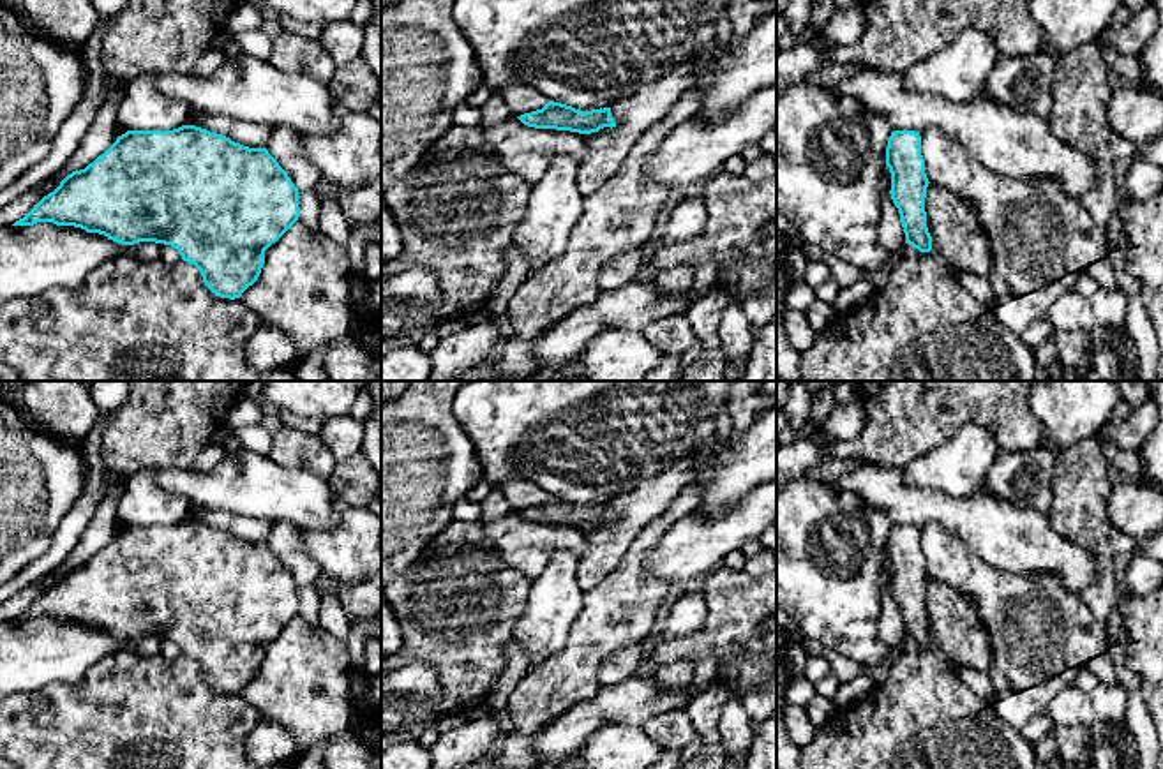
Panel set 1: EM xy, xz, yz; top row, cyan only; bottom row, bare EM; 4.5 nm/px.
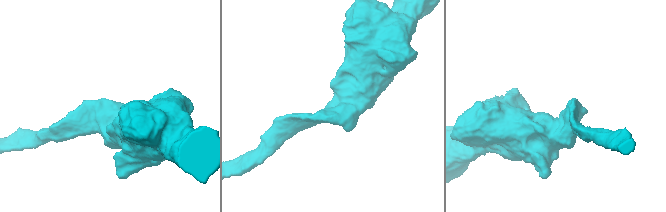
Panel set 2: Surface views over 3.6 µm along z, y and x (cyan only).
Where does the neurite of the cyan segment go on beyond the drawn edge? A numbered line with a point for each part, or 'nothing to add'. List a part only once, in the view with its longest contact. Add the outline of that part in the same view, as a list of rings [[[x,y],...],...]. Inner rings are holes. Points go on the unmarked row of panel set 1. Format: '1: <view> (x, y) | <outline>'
nothing to add

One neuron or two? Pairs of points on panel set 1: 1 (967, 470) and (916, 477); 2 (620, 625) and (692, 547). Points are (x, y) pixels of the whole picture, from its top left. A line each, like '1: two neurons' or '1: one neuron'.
1: one neuron
2: two neurons

